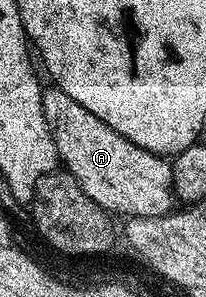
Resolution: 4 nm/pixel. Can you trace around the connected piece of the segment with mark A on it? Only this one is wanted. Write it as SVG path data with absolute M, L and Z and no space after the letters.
M50 87L42 94L44 103L44 119L48 119L48 127L54 136L58 160L64 166L65 172L71 173L80 183L84 195L92 199L107 213L128 217L165 217L175 208L174 199L176 192L174 180L170 170L171 162L165 157L160 157L152 151L144 151L144 147L136 147L120 131L112 131L104 119L96 119L88 107L80 107L72 95L64 95L64 91L57 87Z

